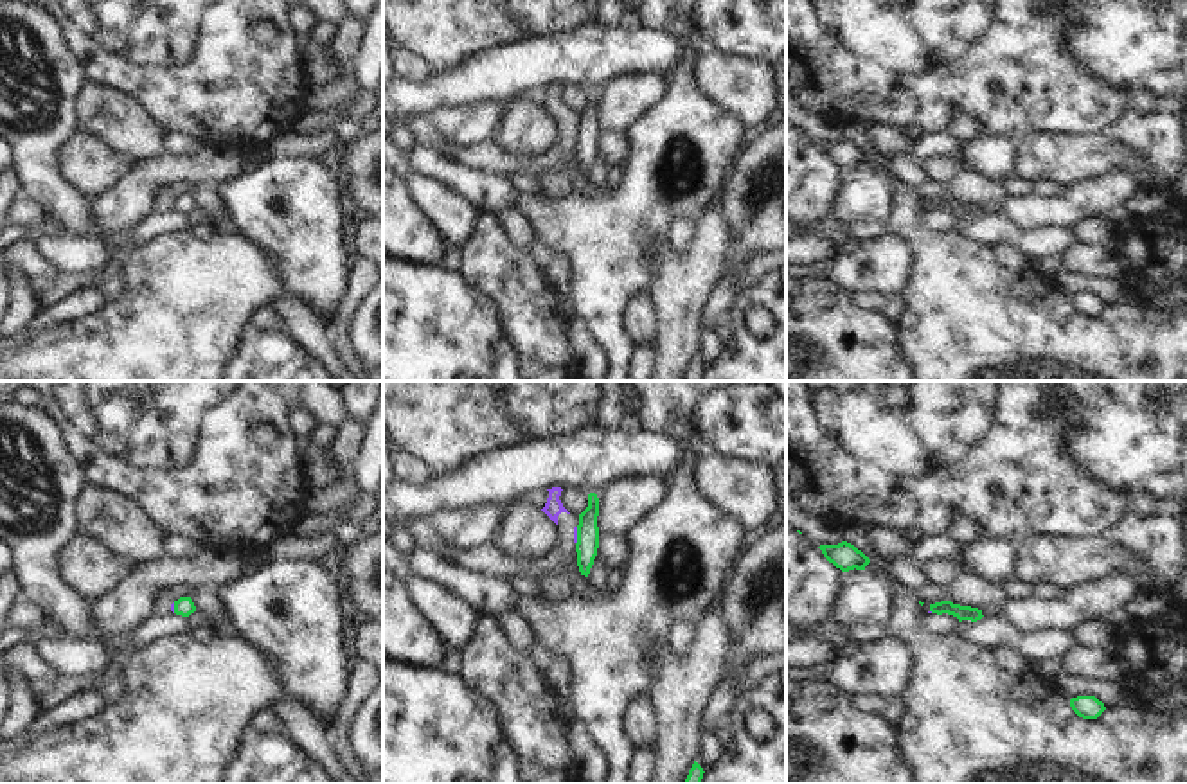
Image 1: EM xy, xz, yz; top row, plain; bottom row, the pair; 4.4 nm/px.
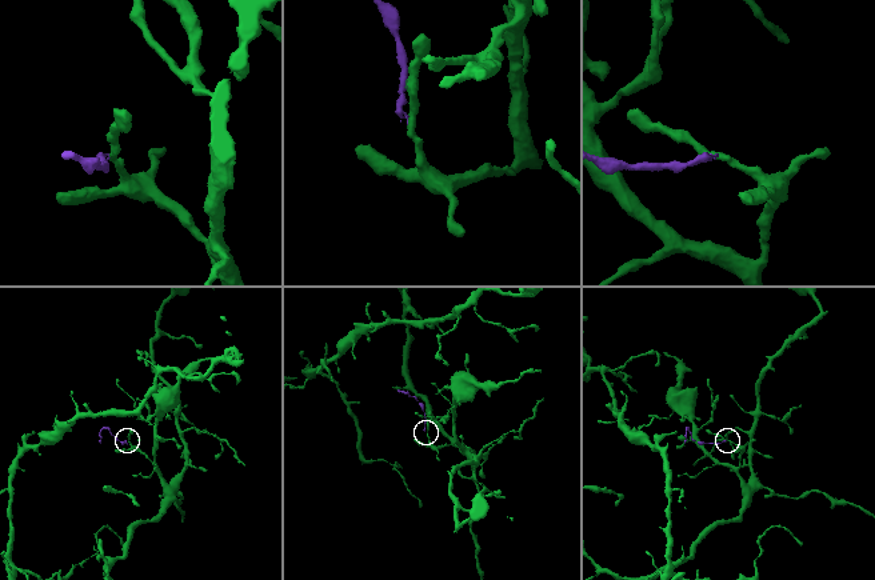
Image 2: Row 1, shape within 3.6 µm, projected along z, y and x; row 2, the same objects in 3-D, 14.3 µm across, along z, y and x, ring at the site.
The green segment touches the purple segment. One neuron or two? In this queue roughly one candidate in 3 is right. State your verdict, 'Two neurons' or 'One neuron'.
Two neurons.

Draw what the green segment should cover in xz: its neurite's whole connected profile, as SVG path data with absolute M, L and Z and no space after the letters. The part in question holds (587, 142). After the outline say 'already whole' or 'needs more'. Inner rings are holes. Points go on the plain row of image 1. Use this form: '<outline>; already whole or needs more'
M595 90L588 92L588 104L579 111L577 122L577 164L581 173L588 174L599 146L599 95Z; already whole

